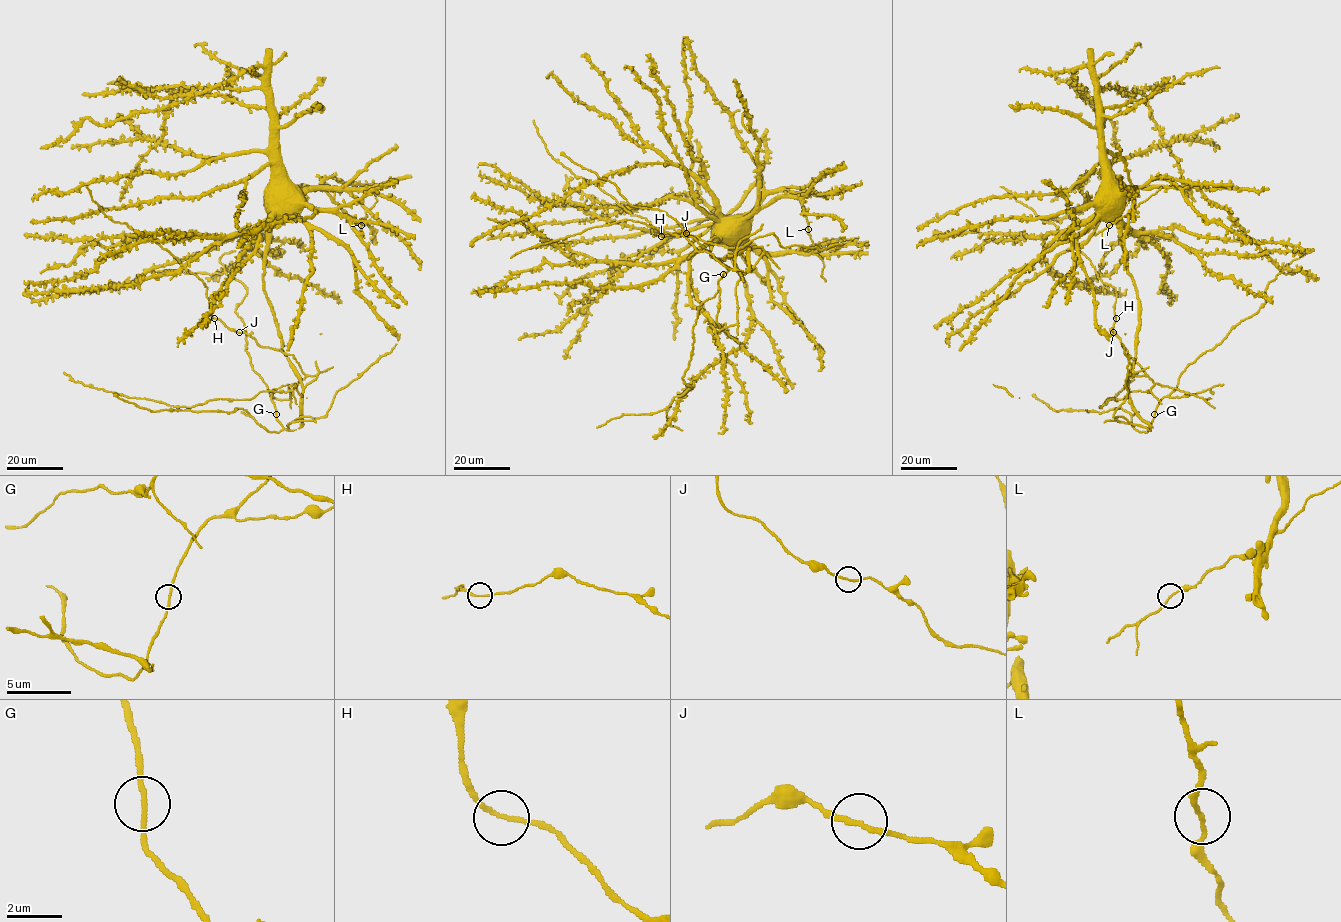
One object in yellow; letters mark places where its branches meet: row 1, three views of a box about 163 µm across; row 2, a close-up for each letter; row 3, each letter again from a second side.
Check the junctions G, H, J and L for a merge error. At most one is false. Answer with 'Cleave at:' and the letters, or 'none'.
Cleave at: L

